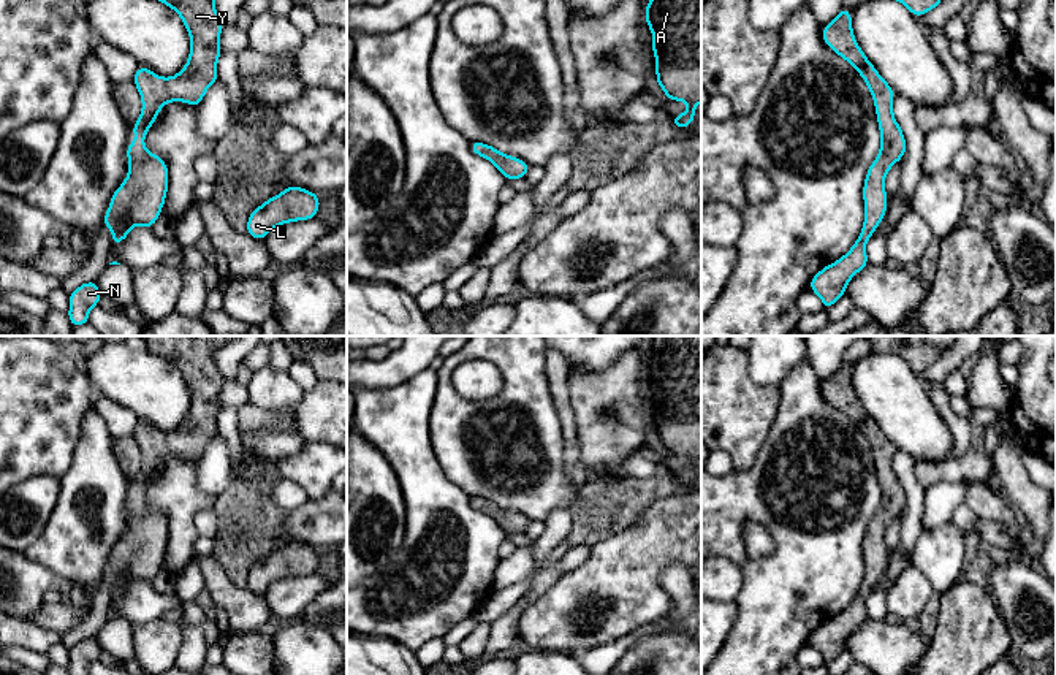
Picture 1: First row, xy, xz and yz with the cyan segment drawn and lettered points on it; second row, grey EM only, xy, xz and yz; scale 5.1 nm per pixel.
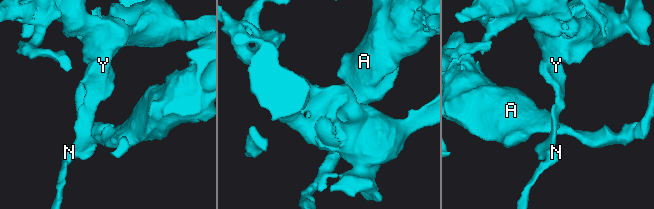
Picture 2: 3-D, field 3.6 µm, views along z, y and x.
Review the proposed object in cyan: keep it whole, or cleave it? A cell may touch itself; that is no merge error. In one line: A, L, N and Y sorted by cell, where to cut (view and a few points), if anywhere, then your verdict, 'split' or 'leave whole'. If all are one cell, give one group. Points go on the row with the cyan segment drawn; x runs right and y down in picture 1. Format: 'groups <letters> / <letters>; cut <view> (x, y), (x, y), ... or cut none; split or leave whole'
groups A L N Y; cut none; leave whole

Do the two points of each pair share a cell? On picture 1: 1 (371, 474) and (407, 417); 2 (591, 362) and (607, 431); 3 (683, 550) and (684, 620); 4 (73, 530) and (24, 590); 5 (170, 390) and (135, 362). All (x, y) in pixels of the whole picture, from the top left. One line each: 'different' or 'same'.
1: different
2: different
3: different
4: different
5: same

